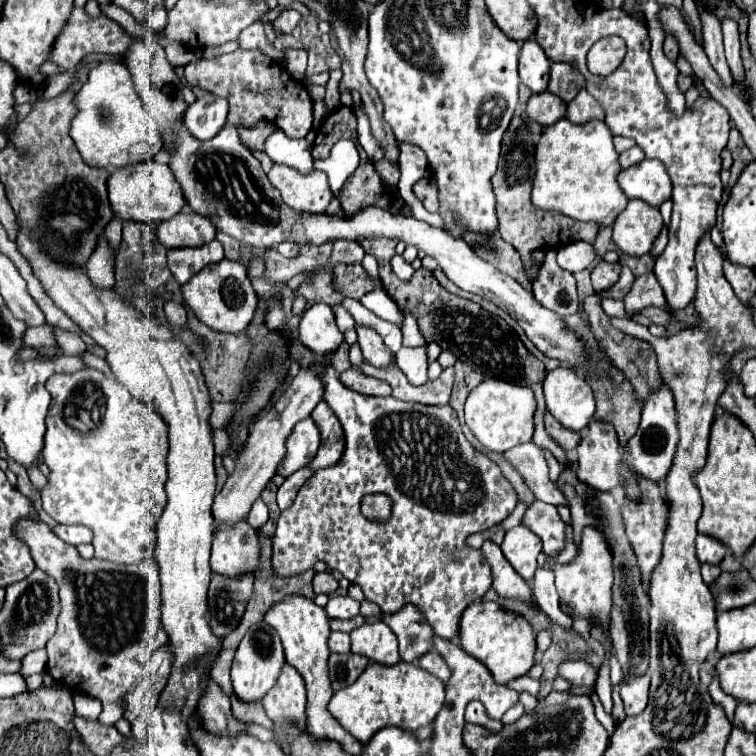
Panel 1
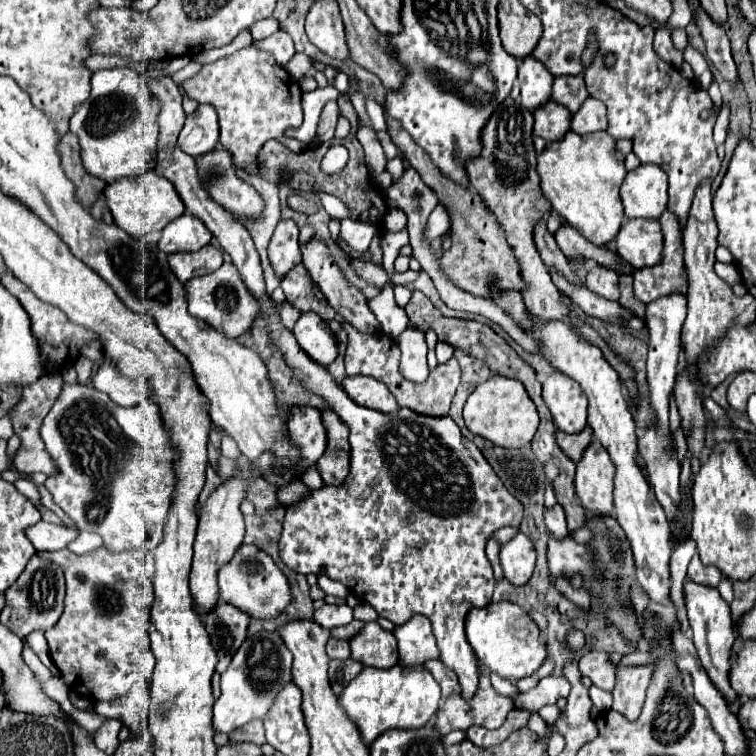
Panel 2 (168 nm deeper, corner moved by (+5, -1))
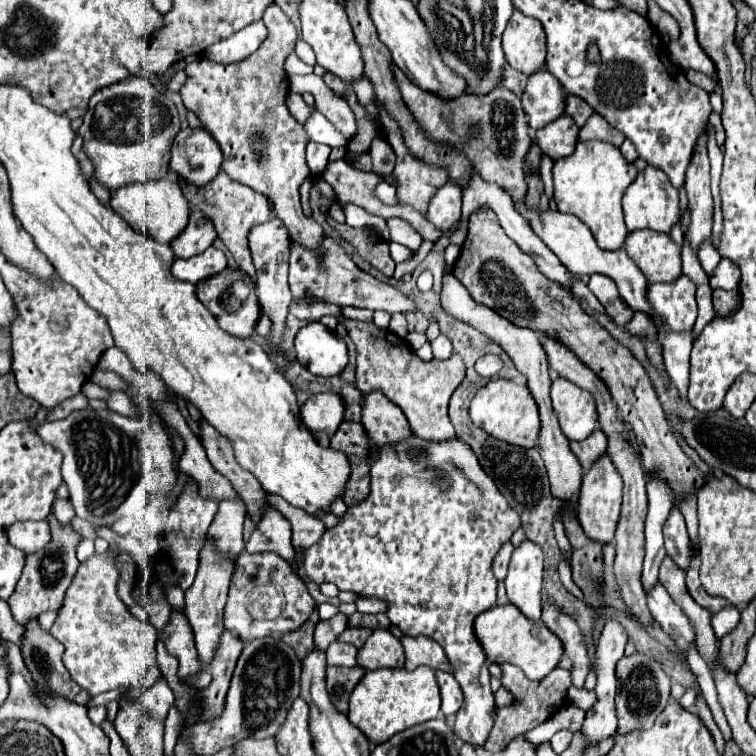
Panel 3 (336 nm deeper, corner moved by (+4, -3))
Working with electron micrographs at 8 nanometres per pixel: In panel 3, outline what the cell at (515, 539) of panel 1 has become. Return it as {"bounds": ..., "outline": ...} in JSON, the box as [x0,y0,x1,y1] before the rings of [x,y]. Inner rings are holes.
{"bounds":[505,541,543,621],"outline":[[[523,541],[515,551],[505,579],[507,597],[531,621],[541,619],[543,551],[533,541]]]}

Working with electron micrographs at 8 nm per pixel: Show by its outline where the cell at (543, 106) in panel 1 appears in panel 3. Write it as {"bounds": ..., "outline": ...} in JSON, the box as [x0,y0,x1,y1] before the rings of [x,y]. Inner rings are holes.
{"bounds":[535,117,579,161],"outline":[[[559,117],[559,121],[553,121],[551,125],[535,131],[535,139],[541,151],[553,161],[561,157],[569,157],[575,151],[577,135],[579,135],[579,127],[571,117]]]}

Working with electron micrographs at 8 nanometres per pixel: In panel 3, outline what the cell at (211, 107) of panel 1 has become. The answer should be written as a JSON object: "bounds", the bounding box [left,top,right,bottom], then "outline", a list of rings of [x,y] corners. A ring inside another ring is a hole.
{"bounds":[169,129,223,187],"outline":[[[181,129],[171,147],[169,169],[189,187],[203,187],[215,179],[221,169],[223,153],[217,141],[203,129]]]}

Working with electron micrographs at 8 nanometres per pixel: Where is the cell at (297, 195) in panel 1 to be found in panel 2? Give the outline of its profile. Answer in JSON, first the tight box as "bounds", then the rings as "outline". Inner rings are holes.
{"bounds":[268,219,302,277],"outline":[[[282,219],[278,223],[272,241],[268,245],[268,255],[272,267],[280,277],[302,261],[302,253],[298,245],[298,227],[294,219]]]}

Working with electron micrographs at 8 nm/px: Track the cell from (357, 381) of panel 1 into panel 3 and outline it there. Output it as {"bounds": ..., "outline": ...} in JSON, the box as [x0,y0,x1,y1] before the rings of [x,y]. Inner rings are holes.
{"bounds":[363,391,413,447],"outline":[[[379,391],[365,393],[363,427],[375,447],[395,445],[413,433],[403,411]]]}

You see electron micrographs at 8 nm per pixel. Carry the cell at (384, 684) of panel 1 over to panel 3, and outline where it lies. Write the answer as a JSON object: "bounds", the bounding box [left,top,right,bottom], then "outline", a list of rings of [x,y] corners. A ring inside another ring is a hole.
{"bounds":[349,667,441,745],"outline":[[[421,667],[415,671],[405,669],[375,669],[367,671],[351,693],[349,721],[375,745],[385,743],[395,733],[413,725],[425,723],[439,715],[441,695],[435,679],[435,671]]]}

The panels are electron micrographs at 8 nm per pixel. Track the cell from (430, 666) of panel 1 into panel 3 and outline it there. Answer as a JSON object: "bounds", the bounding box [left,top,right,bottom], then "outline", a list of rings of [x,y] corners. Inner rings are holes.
{"bounds":[435,671,463,715],"outline":[[[435,671],[437,675],[437,681],[439,681],[439,687],[441,687],[441,711],[443,715],[453,715],[459,711],[459,707],[463,705],[463,693],[461,693],[461,687],[459,683],[455,681],[455,677],[451,673],[445,673],[445,671]]]}

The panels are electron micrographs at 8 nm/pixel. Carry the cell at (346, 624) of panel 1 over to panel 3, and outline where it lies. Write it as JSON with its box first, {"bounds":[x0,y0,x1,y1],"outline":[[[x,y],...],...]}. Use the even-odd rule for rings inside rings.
{"bounds":[339,627,373,649],"outline":[[[357,627],[357,629],[345,629],[341,635],[339,635],[339,641],[343,641],[343,643],[351,643],[351,645],[355,645],[357,649],[361,649],[363,647],[363,643],[369,639],[369,635],[371,635],[373,631],[371,629],[363,629],[363,627]]]}

